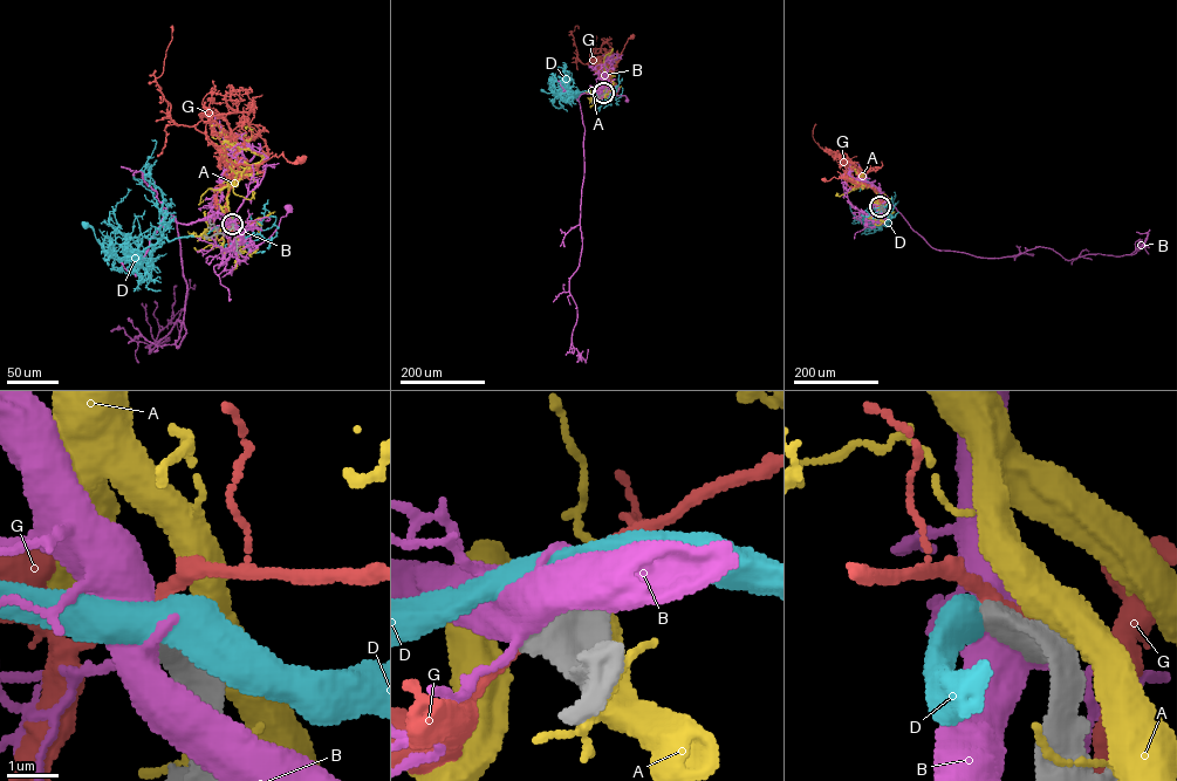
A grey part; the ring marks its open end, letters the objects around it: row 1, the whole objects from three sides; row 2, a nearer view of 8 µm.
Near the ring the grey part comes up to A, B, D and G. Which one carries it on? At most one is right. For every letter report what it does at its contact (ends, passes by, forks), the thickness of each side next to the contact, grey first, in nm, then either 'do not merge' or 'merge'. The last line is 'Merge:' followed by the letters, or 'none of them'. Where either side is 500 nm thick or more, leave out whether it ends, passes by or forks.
A: calibres 440 and 550 nm; do not merge
B: calibres 750 and 500 nm; do not merge
D: calibres 650 and 600 nm; do not merge
G: calibres 800 and 280 nm; do not merge
Merge: none of them

